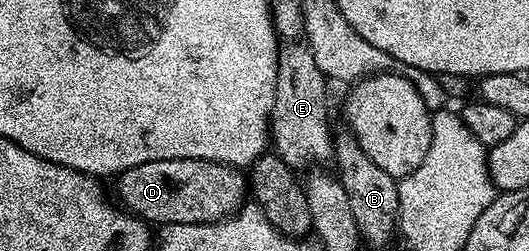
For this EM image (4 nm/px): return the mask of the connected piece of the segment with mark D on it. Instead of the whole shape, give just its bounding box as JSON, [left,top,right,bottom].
[114,159,250,225]

